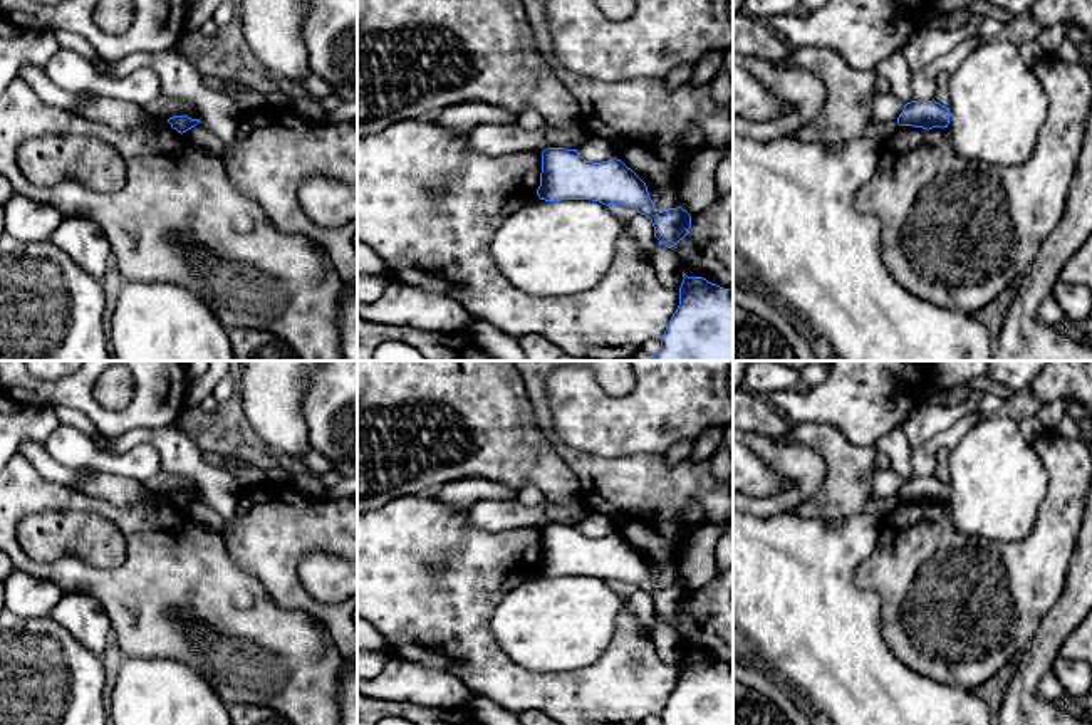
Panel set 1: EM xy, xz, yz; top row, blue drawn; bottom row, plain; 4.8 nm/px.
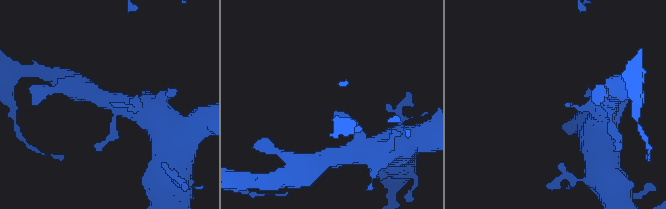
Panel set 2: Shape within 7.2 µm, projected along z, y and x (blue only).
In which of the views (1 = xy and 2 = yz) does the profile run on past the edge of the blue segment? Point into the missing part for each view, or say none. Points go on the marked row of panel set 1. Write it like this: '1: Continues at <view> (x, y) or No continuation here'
1: No continuation here
2: No continuation here

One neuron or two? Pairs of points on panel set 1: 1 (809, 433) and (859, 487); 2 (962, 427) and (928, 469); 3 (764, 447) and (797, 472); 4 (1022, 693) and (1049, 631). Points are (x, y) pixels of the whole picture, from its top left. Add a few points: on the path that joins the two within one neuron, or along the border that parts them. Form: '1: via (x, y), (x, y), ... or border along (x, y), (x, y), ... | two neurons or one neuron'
1: via (824, 443), (849, 472) | one neuron
2: via (950, 437), (940, 440), (928, 452), (928, 457) | one neuron
3: via (772, 453), (789, 464) | one neuron
4: via (1025, 678), (1045, 646) | one neuron

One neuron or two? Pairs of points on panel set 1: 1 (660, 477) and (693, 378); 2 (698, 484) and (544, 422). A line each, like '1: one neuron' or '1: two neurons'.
1: two neurons
2: one neuron

